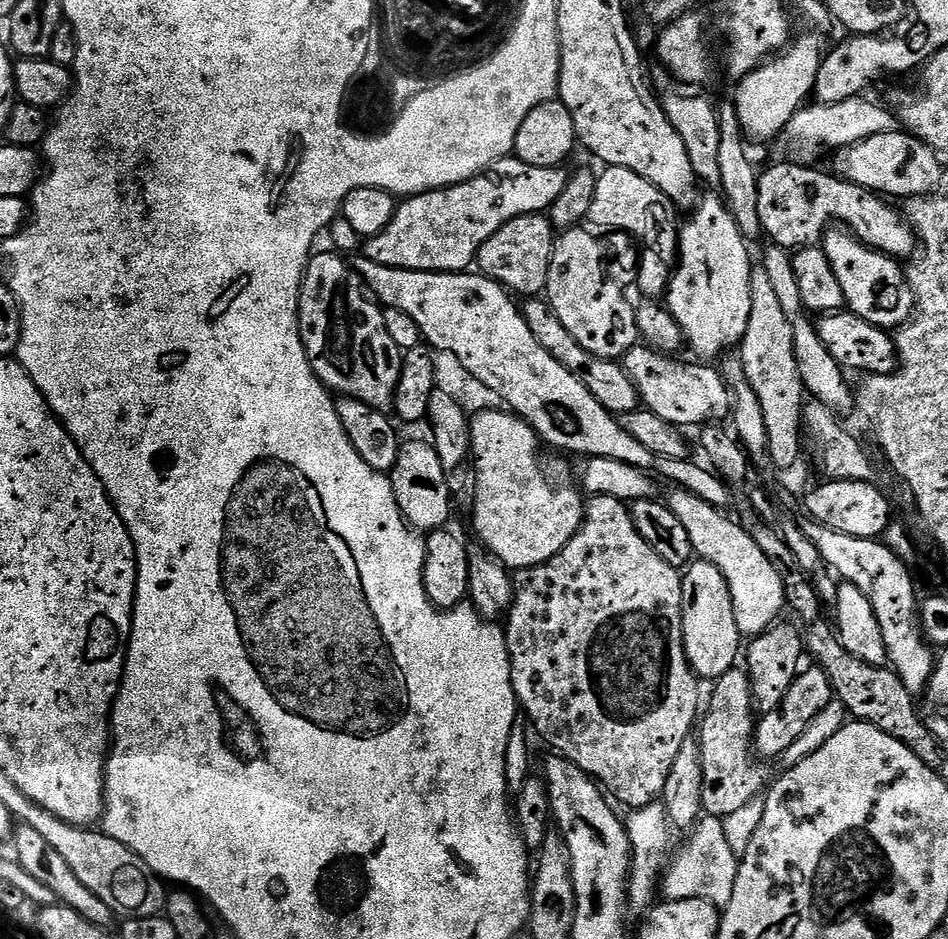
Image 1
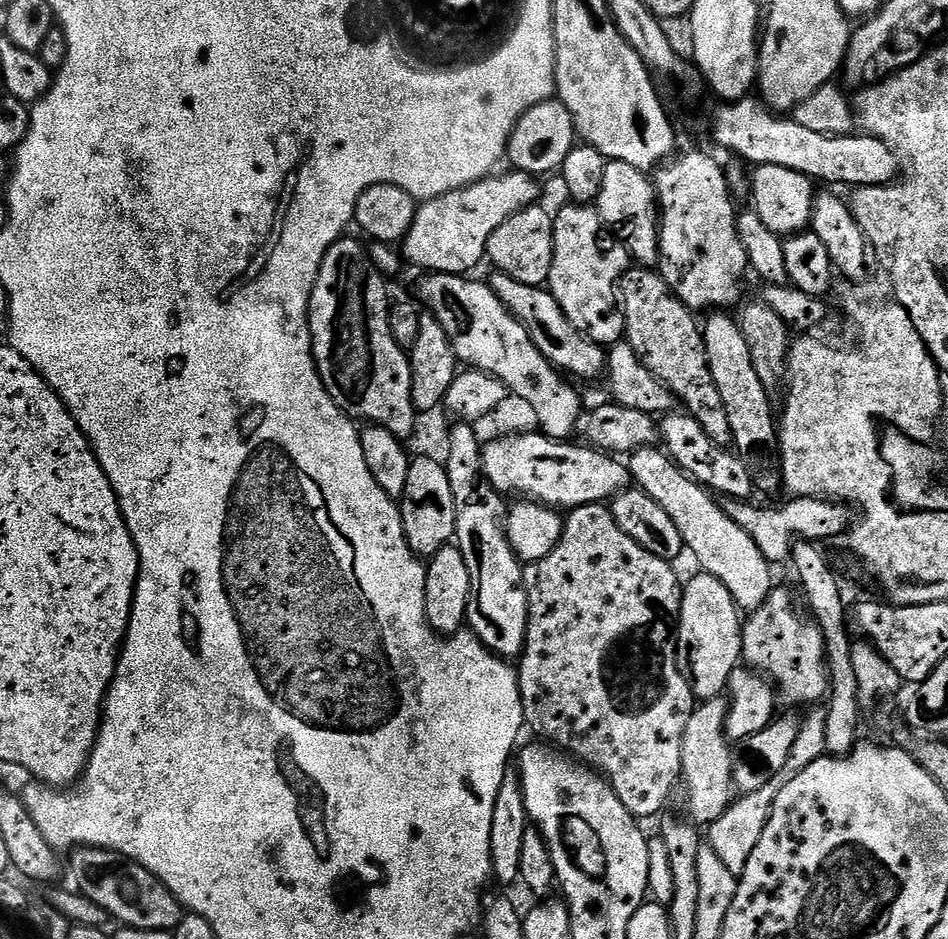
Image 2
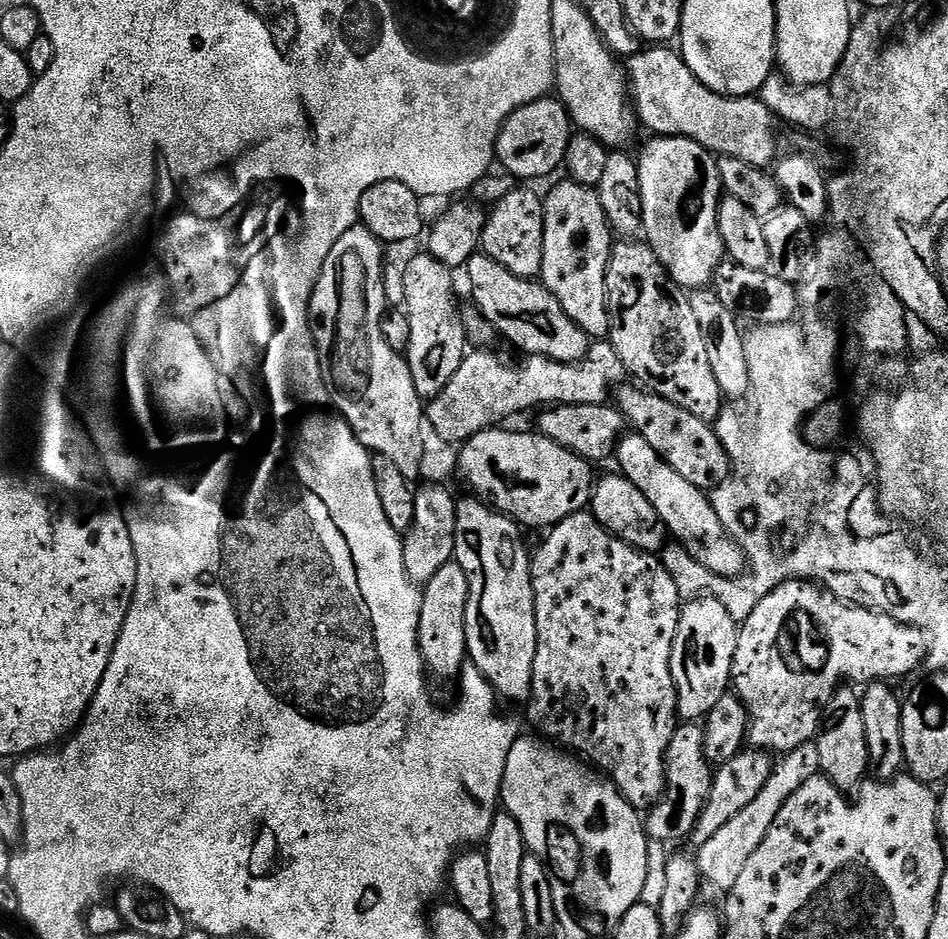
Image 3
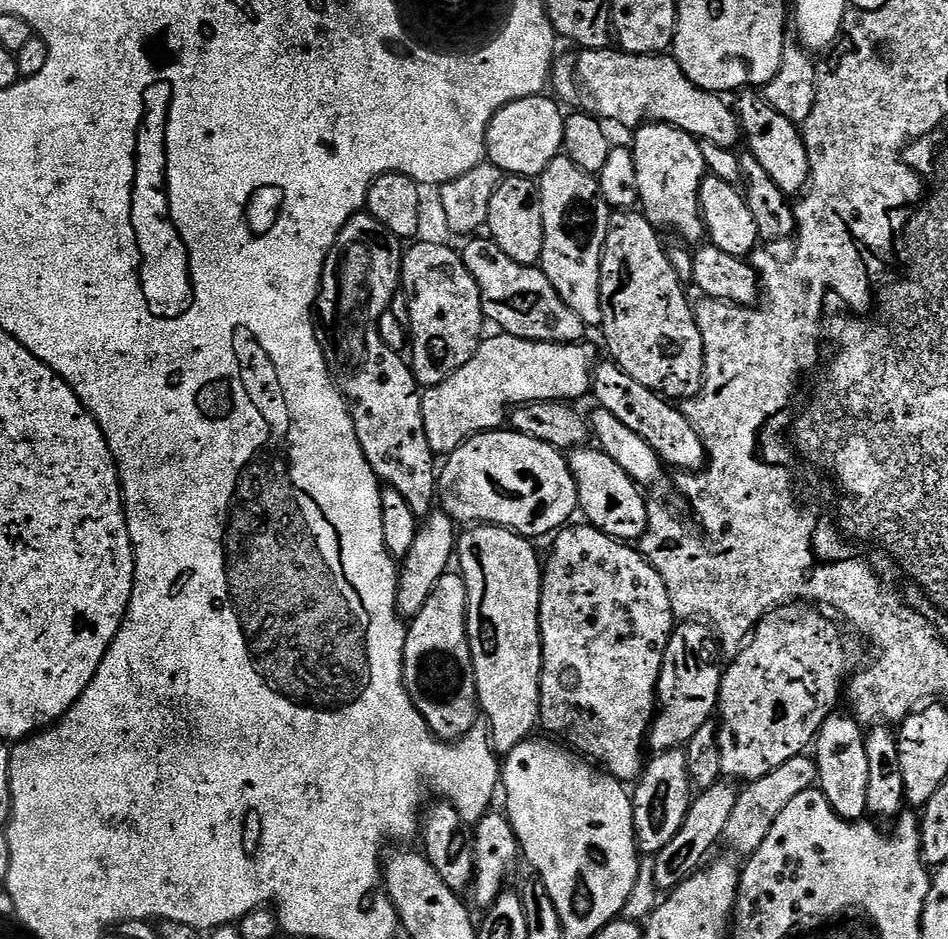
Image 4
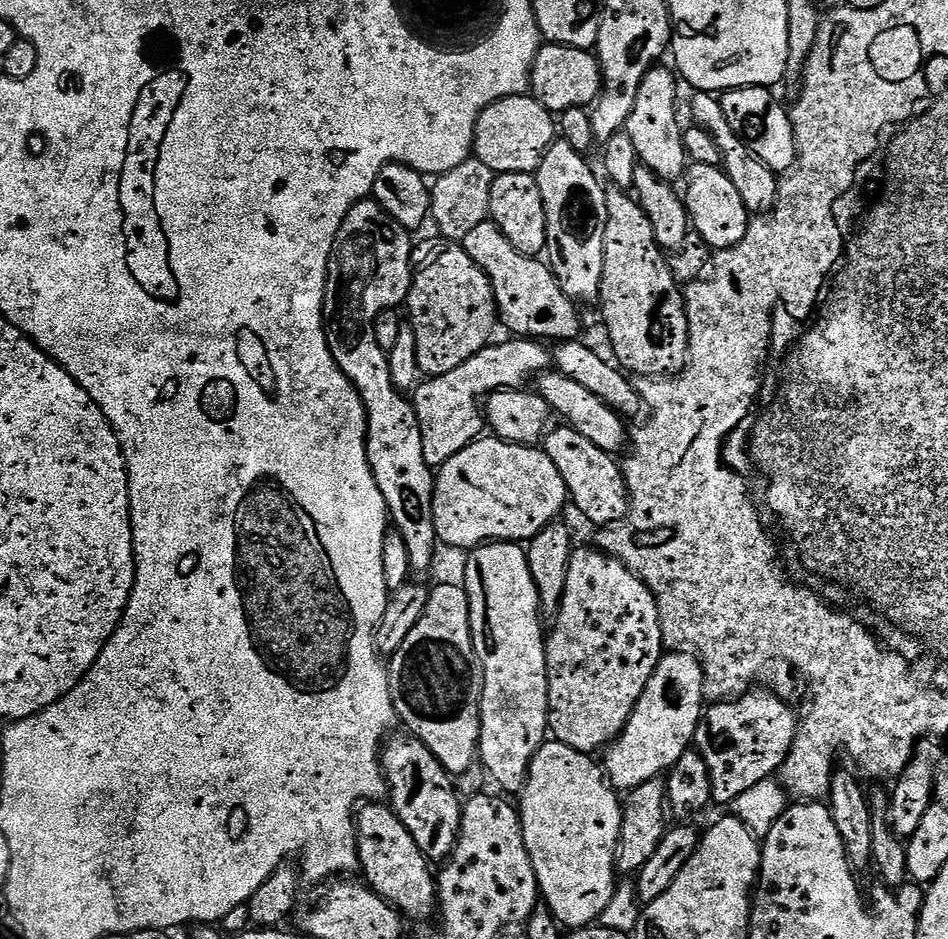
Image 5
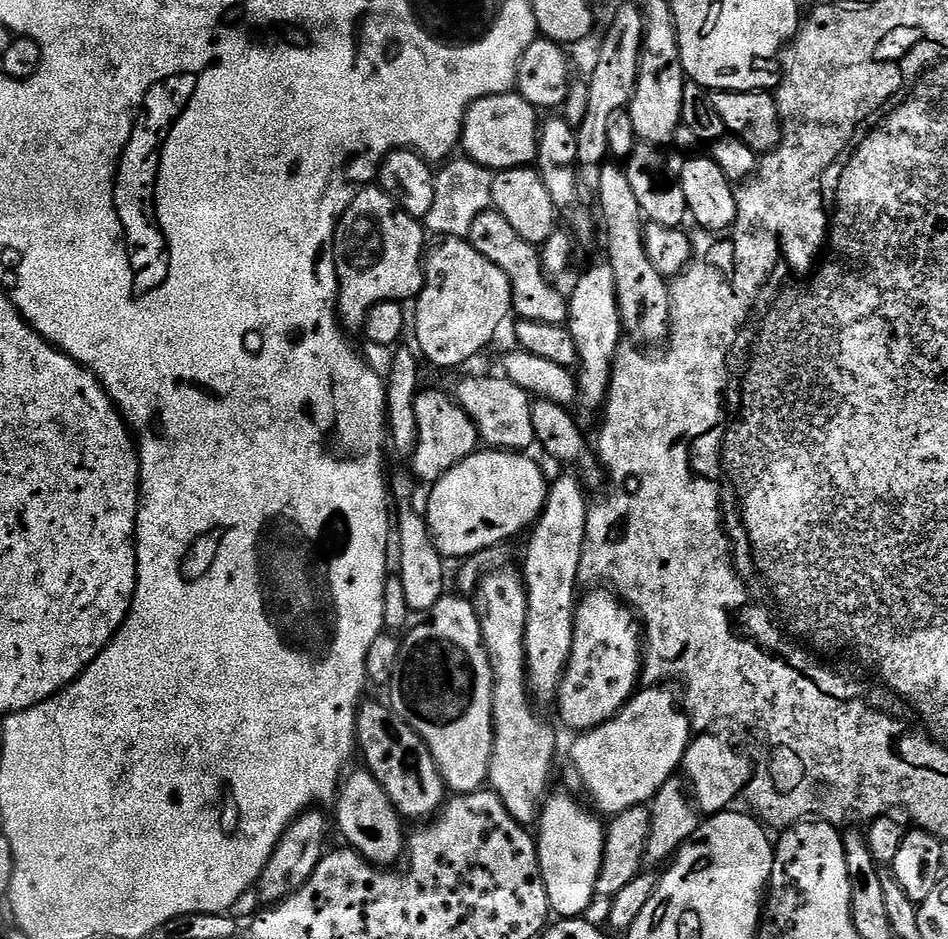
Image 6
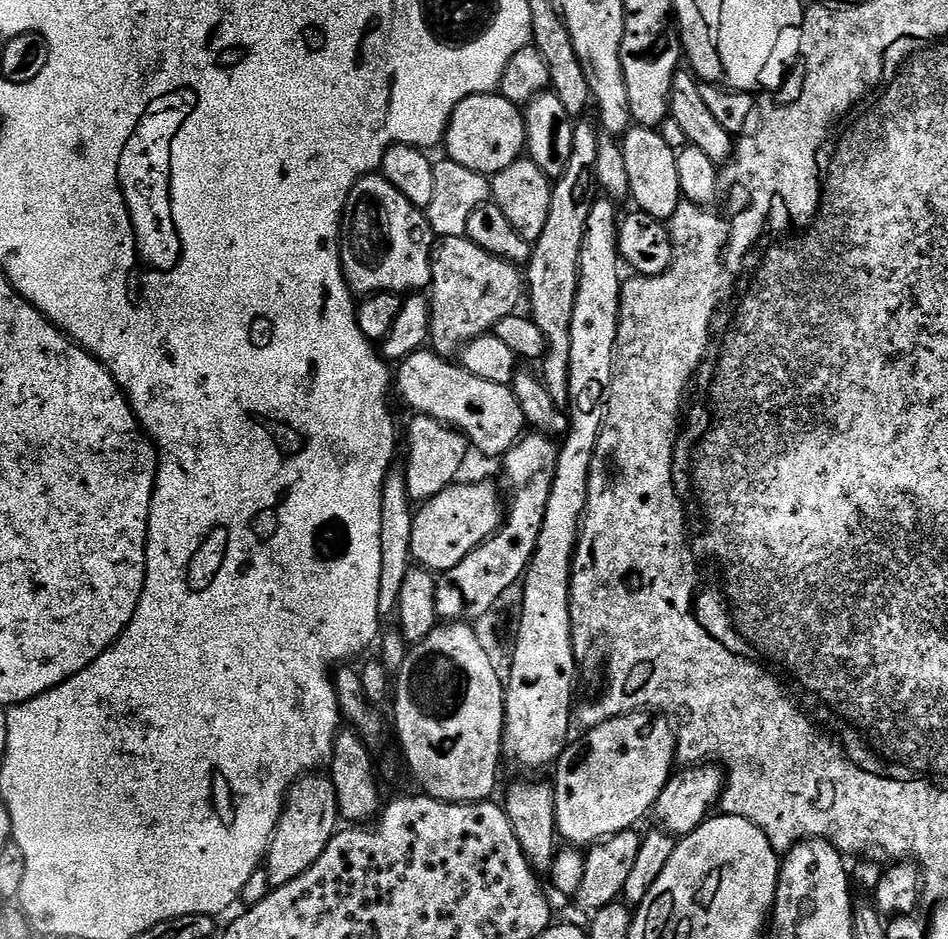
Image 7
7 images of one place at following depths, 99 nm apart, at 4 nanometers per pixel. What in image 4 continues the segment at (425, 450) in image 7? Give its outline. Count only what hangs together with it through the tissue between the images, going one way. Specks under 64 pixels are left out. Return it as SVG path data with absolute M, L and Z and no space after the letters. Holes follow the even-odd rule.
M507 334L489 335L481 340L474 358L466 362L446 382L438 382L438 386L423 389L420 405L422 406L422 422L426 426L426 442L430 442L430 450L437 457L447 457L458 446L462 446L470 437L479 432L494 432L500 424L509 419L510 410L522 404L559 400L576 402L576 399L589 395L593 385L593 373L599 356L597 348L590 340L578 344L555 344L554 342L538 342Z

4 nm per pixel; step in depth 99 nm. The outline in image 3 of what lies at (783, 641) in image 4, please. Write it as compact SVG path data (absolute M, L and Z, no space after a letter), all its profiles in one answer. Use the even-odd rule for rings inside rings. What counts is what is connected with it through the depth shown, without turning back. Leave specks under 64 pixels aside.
M783 580L754 606L750 618L742 621L739 630L731 687L748 711L747 743L769 754L785 754L811 741L820 730L824 706L842 682L856 686L896 682L899 676L910 675L926 660L924 633L909 624L900 624L884 612L845 604L807 580Z

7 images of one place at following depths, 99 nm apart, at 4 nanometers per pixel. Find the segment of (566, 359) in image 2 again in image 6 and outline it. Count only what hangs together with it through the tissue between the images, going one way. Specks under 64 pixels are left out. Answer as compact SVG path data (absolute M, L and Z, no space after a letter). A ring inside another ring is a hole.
M495 210L478 214L474 218L473 225L470 226L466 239L474 246L474 250L478 250L478 254L482 254L482 258L490 258L490 262L494 262L494 266L498 266L498 270L506 274L512 291L512 312L519 319L544 324L567 325L568 302L565 293L560 293L552 285L555 283L544 271L541 249L537 245L526 242L526 238L521 238L510 227L510 222L502 218L502 214L498 214Z

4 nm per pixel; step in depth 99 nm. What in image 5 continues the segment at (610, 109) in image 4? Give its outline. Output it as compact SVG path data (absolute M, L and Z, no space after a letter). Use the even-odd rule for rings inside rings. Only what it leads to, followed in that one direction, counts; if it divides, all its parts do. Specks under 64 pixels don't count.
M548 42L538 50L538 54L532 63L530 92L538 102L542 102L542 106L546 106L546 110L550 110L553 114L559 114L569 112L572 108L587 109L595 104L602 95L603 82L604 75L600 72L600 62L589 49L571 48L565 44Z

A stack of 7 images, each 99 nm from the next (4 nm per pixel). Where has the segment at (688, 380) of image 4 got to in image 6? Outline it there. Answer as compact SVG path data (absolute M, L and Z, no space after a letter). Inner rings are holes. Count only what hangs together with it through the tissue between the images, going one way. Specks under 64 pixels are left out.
M608 162L600 169L598 186L594 196L600 199L602 232L608 235L606 259L612 263L616 298L620 311L620 322L625 333L634 339L644 339L648 344L663 345L670 335L672 323L672 293L670 284L654 268L644 246L646 219L640 211L637 195L627 178L625 169L619 163ZM604 219L604 224L603 220Z

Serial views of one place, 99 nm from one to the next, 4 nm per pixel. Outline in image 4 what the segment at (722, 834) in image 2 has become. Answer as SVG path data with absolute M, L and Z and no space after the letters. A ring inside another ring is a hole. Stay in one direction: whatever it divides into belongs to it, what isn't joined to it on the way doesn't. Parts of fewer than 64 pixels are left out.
M806 754L795 756L790 761L772 771L763 778L749 783L743 787L737 795L734 812L730 816L724 831L725 845L729 845L734 851L749 856L762 846L770 832L771 826L778 818L778 814L786 808L791 799L804 793L819 781L815 759Z

